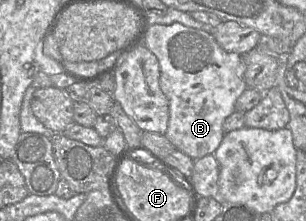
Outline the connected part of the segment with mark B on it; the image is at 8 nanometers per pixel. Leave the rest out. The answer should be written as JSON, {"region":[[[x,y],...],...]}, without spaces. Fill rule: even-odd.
{"region":[[[178,22],[151,25],[144,44],[159,61],[160,87],[169,101],[168,128],[164,135],[193,160],[214,154],[224,137],[223,123],[235,111],[236,100],[247,88],[243,56],[222,49],[212,34]]]}

